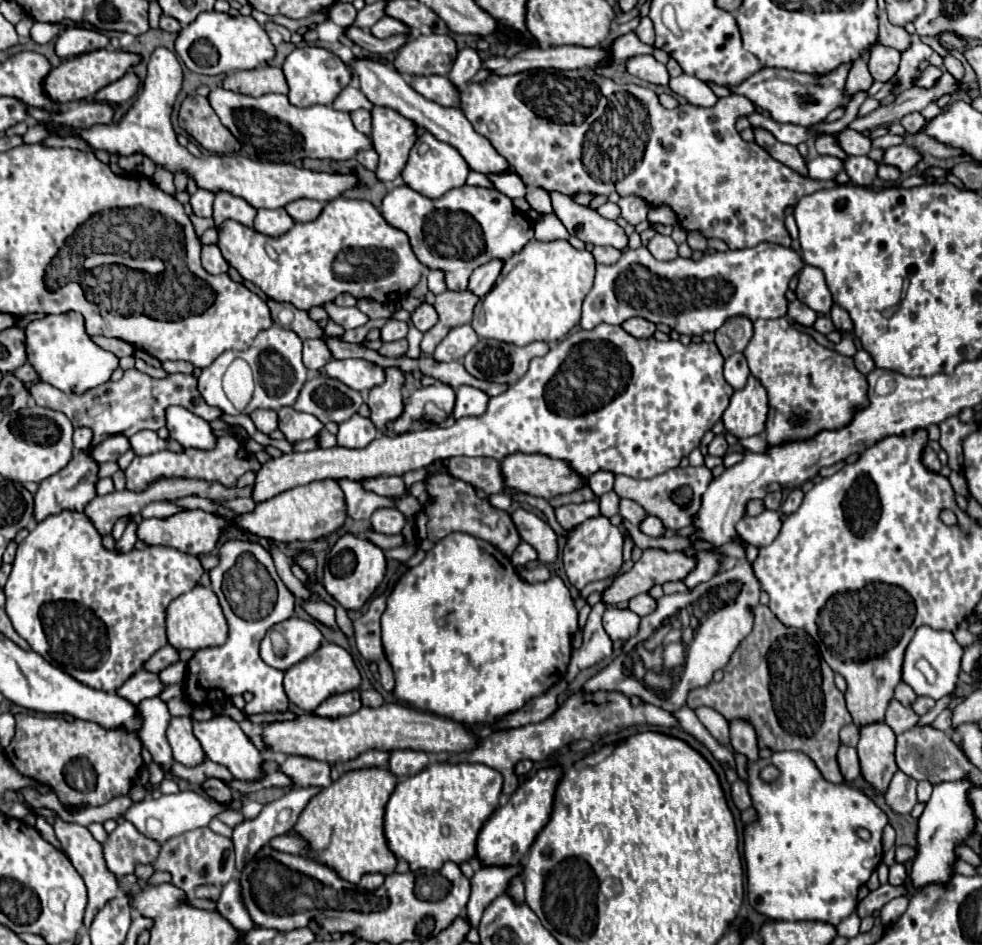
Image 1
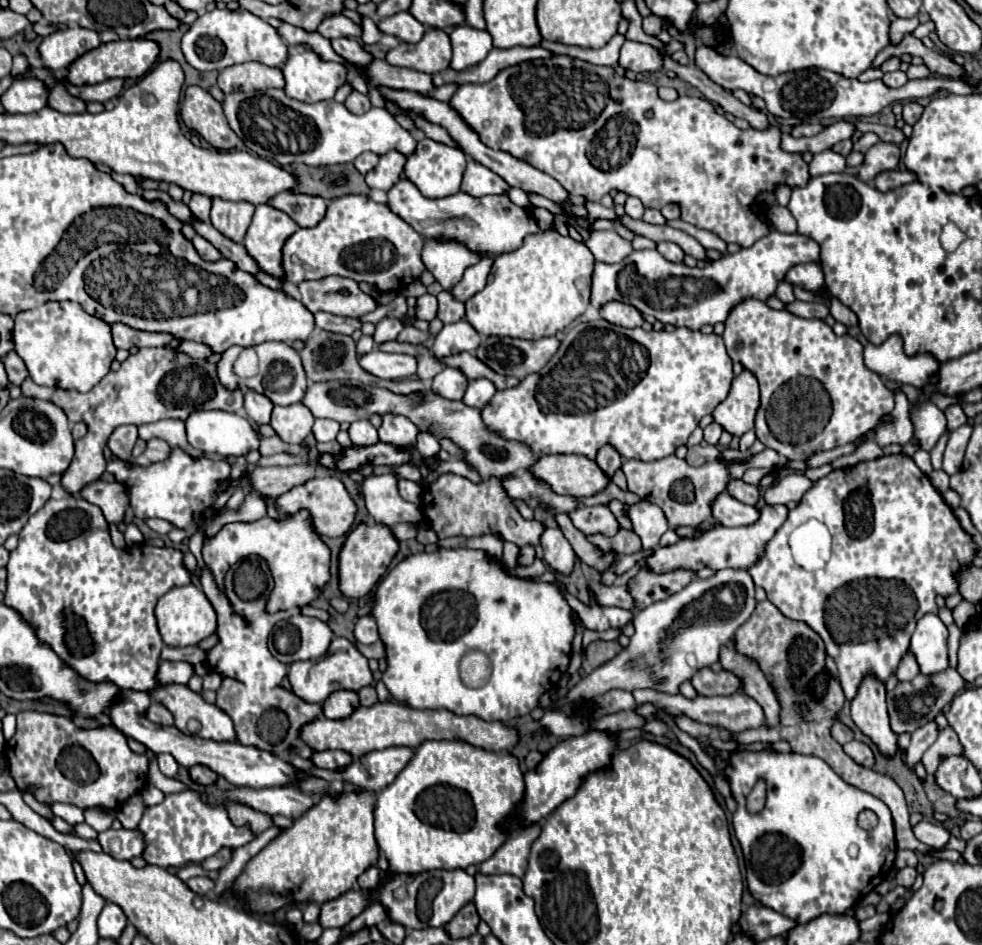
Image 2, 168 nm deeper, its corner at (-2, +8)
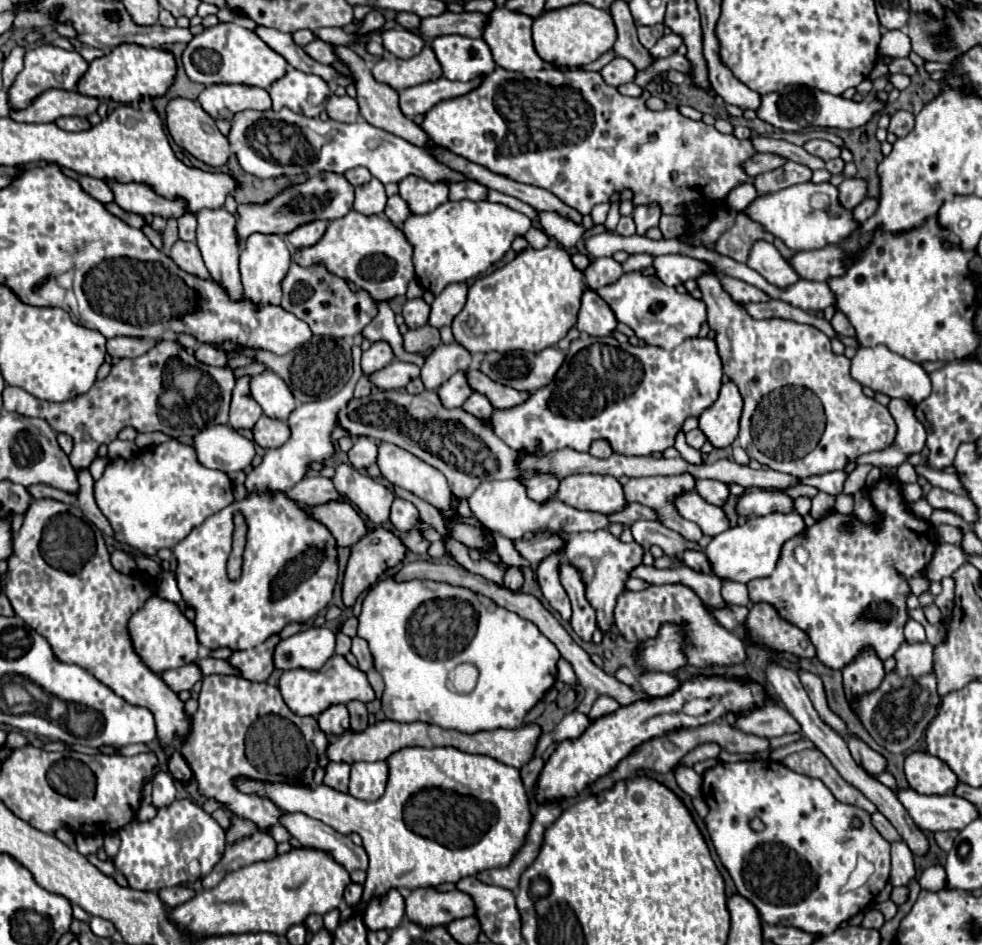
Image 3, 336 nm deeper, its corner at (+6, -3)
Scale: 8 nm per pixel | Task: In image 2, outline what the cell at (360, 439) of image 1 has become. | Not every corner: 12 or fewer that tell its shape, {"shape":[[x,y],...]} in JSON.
{"shape":[[370,421],[352,423],[352,443],[370,447],[378,431]]}

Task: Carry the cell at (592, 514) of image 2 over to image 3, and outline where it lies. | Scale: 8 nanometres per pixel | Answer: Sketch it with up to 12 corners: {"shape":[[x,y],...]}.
{"shape":[[606,528],[570,536],[566,558],[596,606],[598,628],[614,622],[616,594],[644,548]]}

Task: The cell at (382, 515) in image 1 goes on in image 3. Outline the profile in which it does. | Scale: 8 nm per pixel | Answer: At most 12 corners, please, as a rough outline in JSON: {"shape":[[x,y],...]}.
{"shape":[[342,464],[332,478],[372,524],[390,520],[394,492]]}

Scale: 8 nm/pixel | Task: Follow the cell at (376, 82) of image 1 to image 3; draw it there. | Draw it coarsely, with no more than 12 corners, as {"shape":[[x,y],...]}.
{"shape":[[324,40],[304,46],[308,56],[320,64],[338,60],[334,46]]}

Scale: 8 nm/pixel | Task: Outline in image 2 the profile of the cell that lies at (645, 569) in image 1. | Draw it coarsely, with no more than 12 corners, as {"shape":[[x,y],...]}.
{"shape":[[764,505],[748,527],[714,527],[654,549],[656,573],[750,569],[788,517]]}

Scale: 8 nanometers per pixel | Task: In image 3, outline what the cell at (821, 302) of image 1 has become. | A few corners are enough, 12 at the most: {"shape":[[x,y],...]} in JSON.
{"shape":[[758,240],[746,262],[776,288],[800,280],[774,244]]}

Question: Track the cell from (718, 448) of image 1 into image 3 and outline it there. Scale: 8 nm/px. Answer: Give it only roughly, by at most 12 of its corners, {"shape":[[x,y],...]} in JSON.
{"shape":[[702,430],[686,432],[686,442],[700,450],[706,442]]}

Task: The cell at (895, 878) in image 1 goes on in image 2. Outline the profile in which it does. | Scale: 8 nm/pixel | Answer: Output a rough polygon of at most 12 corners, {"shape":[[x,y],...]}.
{"shape":[[900,869],[896,883],[910,889],[914,885],[916,869]]}

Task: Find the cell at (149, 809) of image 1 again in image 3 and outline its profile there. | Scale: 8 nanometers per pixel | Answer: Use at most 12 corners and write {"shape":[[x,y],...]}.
{"shape":[[300,812],[278,818],[300,844],[328,850],[348,872],[368,856],[350,836]]}

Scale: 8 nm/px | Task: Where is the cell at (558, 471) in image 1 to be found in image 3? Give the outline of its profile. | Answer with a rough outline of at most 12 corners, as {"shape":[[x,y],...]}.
{"shape":[[572,474],[556,498],[612,514],[626,506],[614,476]]}

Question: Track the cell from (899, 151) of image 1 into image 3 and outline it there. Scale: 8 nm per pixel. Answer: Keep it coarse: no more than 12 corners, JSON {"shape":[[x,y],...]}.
{"shape":[[846,178],[840,200],[856,208],[868,192],[866,178]]}

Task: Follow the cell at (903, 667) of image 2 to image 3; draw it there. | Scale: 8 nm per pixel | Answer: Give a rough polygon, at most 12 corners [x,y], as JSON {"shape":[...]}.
{"shape":[[908,646],[894,654],[896,674],[922,676],[932,670],[932,646]]}

